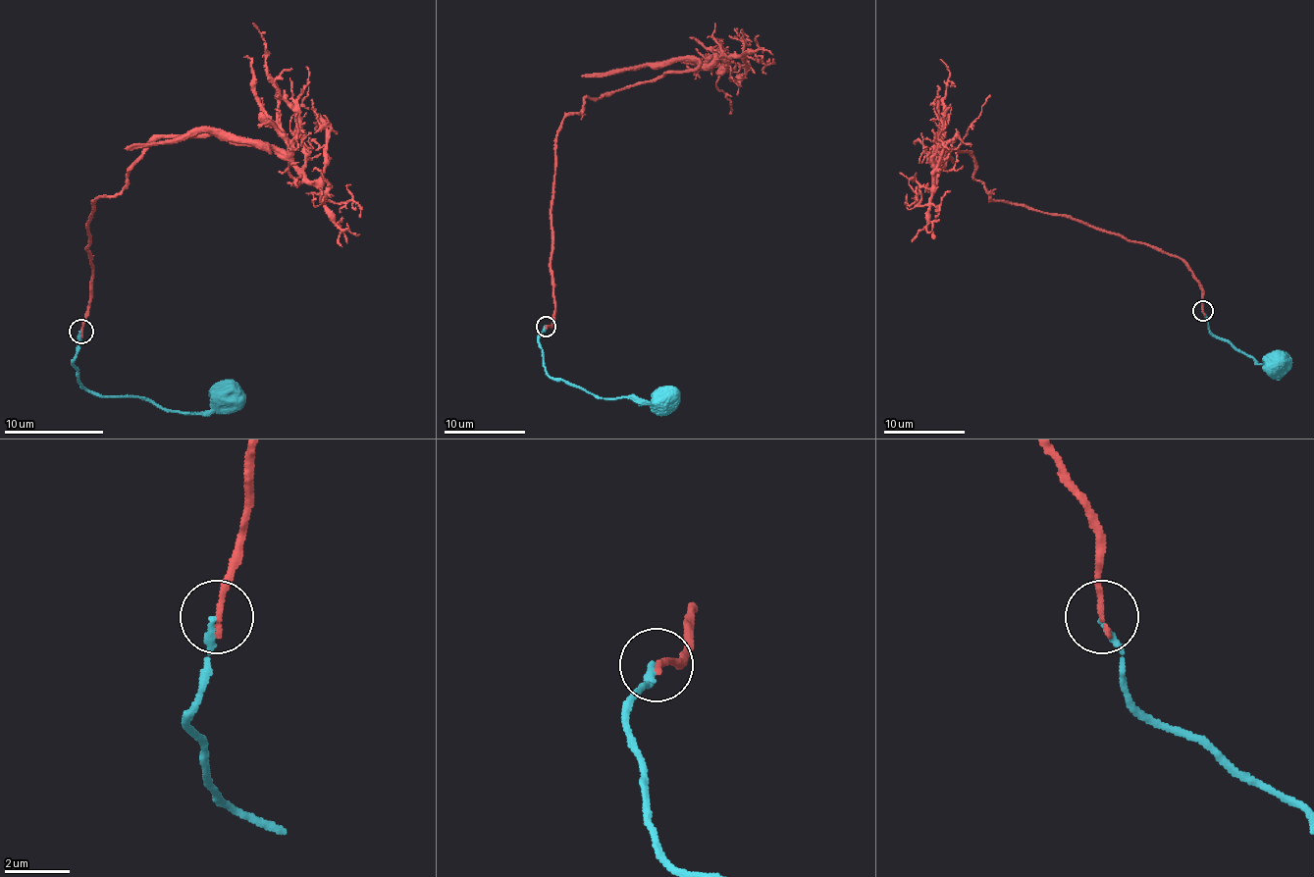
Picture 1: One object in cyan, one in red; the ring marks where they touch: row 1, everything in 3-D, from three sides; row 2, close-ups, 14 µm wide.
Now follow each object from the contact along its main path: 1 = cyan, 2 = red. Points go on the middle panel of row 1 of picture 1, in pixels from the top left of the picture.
1: (545, 327), (539, 338), (543, 367), (551, 378), (569, 382), (600, 397), (658, 399), (664, 393), (666, 397)
2: (545, 327), (555, 302), (559, 126), (586, 97), (708, 65), (713, 55), (695, 74), (685, 63)

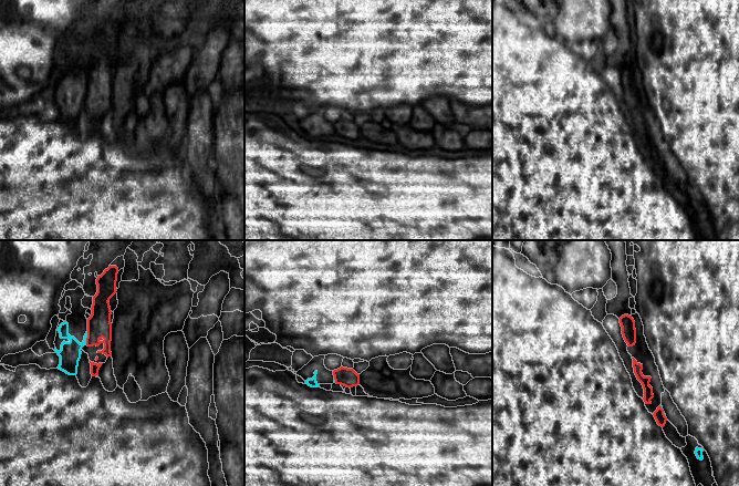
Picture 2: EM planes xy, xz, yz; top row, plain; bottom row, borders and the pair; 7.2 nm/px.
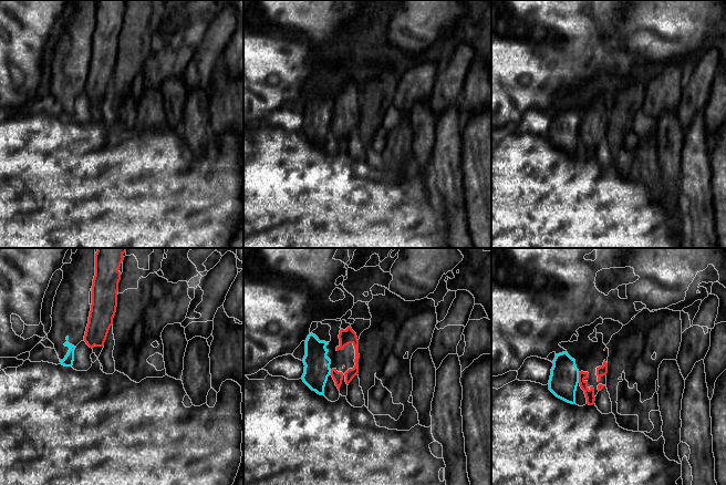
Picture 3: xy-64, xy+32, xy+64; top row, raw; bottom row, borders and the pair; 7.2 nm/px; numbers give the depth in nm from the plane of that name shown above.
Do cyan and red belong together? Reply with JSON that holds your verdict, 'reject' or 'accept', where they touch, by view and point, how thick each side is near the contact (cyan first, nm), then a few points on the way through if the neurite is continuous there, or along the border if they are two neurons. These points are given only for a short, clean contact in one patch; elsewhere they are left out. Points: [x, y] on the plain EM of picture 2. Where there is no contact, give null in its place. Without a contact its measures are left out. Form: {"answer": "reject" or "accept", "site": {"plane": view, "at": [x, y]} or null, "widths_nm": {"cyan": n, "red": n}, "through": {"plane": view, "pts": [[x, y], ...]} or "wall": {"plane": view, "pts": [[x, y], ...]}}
{"answer": "reject", "site": {"plane": "xy", "at": [86, 89]}, "widths_nm": {"cyan": 160, "red": 180}, "wall": {"plane": "xy", "pts": [[87, 83], [85, 96]]}}

